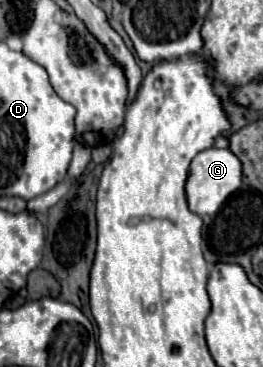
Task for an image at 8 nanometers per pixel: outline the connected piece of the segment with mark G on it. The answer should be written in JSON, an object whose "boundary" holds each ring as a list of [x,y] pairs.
{"boundary":[[[205,149],[201,151],[189,167],[189,177],[185,183],[187,205],[197,215],[215,215],[225,199],[241,187],[241,161],[229,149]]]}

